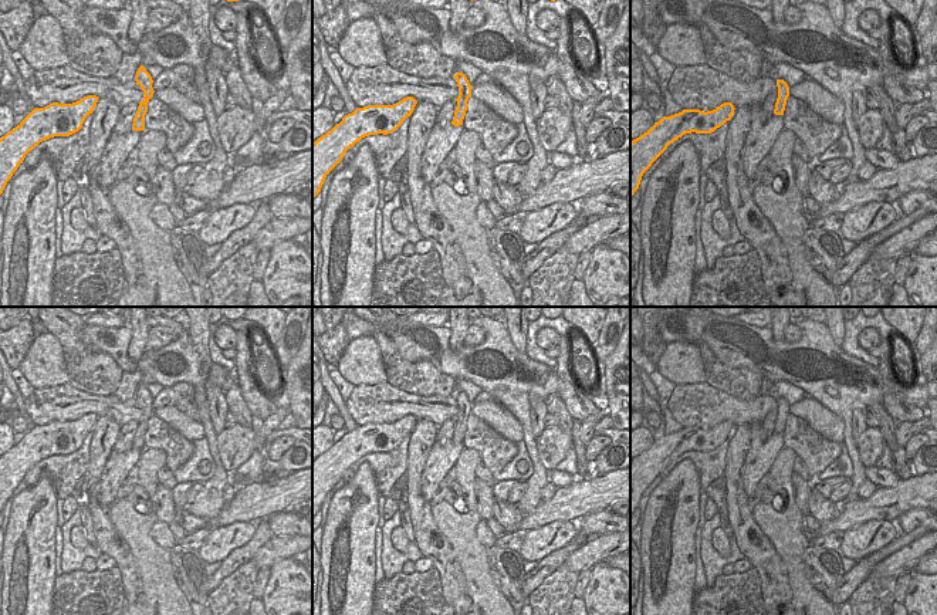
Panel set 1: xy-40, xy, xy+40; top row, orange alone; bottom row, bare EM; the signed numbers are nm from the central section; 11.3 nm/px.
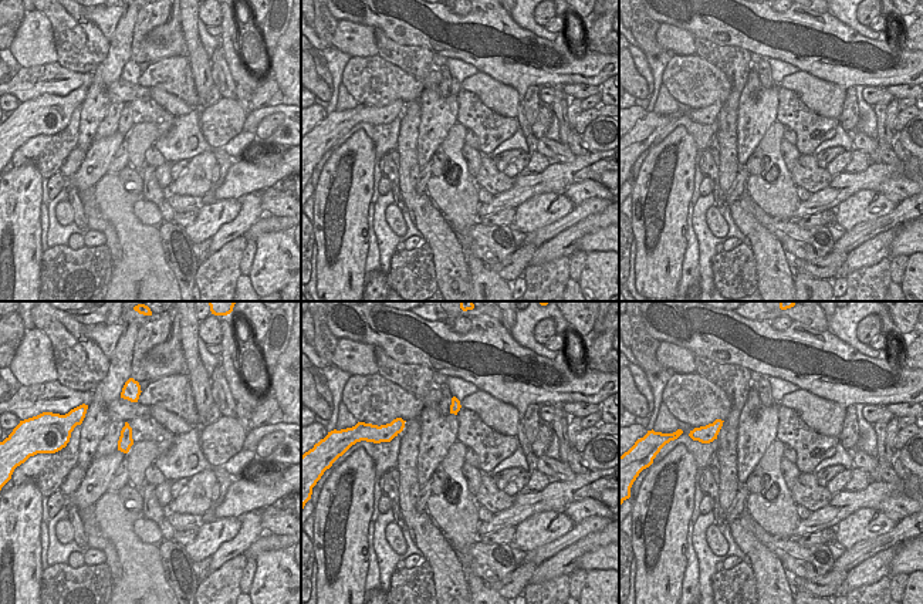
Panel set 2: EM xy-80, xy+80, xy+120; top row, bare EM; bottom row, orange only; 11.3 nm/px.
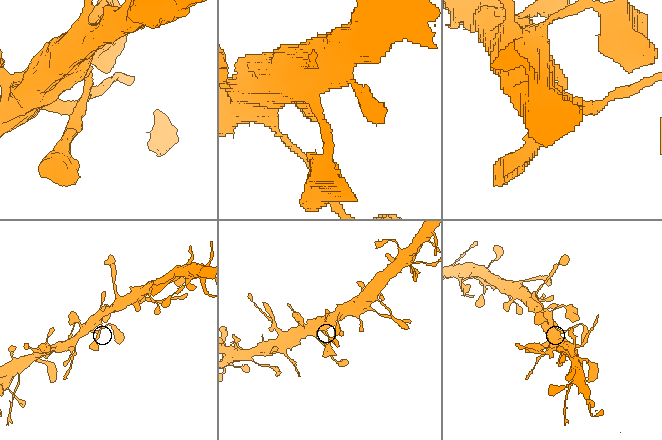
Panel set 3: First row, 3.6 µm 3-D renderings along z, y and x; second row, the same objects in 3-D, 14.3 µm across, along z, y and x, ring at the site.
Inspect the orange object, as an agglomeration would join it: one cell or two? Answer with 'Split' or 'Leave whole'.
Leave whole

